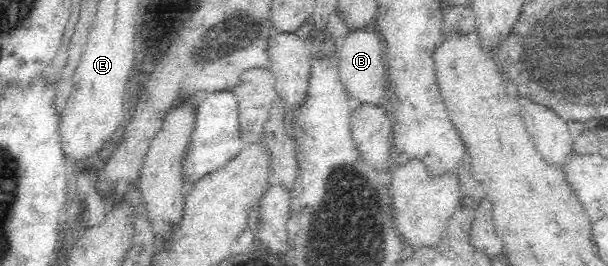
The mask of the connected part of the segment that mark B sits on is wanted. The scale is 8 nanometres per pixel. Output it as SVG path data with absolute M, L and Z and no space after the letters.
M350 32L344 46L339 48L338 71L341 84L350 98L362 102L362 105L381 106L384 100L384 70L380 38L374 32Z

